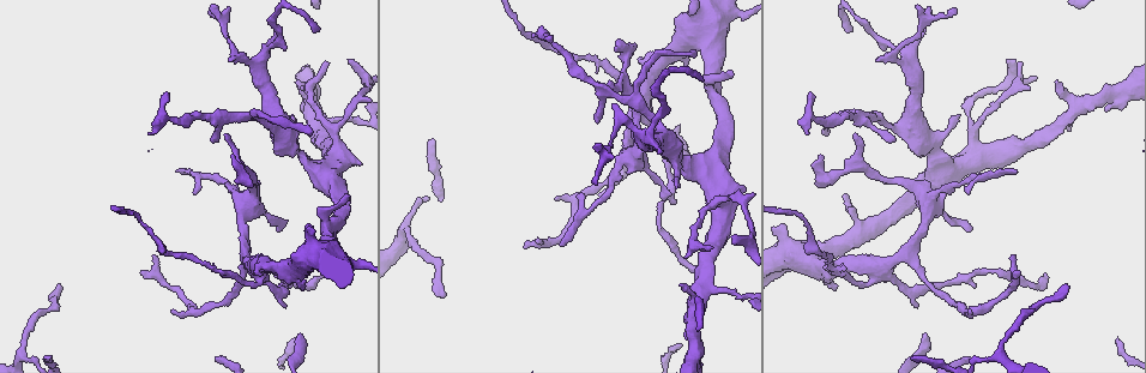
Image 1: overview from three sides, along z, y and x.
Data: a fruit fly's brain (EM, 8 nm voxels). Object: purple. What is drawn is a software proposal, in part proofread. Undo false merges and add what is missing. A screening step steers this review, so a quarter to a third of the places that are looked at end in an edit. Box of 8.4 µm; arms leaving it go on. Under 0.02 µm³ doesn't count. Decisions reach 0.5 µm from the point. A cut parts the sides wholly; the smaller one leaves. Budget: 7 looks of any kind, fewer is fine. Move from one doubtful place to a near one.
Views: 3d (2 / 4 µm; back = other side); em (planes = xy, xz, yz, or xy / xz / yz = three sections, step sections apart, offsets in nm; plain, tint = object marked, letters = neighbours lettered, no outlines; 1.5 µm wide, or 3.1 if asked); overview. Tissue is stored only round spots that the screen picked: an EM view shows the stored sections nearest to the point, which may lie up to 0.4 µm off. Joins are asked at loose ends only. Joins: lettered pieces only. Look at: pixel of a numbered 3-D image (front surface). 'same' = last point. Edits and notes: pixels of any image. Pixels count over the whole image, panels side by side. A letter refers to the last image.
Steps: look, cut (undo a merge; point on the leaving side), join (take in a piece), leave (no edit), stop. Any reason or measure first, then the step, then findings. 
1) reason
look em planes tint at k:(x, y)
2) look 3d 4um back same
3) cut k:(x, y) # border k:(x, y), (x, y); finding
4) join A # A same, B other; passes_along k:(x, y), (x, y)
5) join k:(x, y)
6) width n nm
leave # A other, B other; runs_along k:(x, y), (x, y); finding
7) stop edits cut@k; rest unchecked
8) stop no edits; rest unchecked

thin end
look 3d 2um at 1:(969, 308)

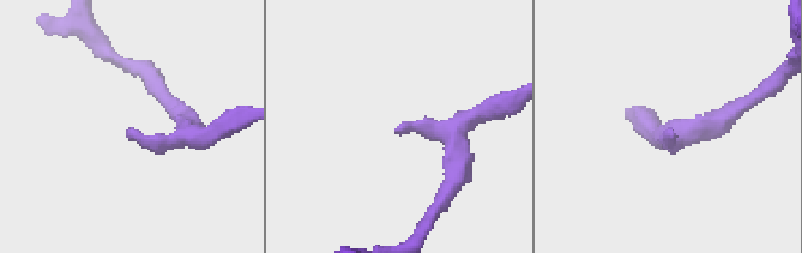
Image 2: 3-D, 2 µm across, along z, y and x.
arm_widths 180, 190 nm
look em 3.1um xz step 16 tint at 2:(129, 135)

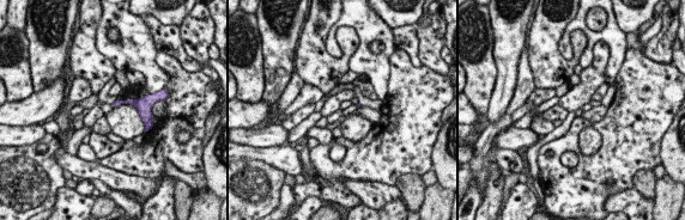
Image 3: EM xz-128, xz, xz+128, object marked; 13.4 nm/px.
look em 3.1um planes letters same

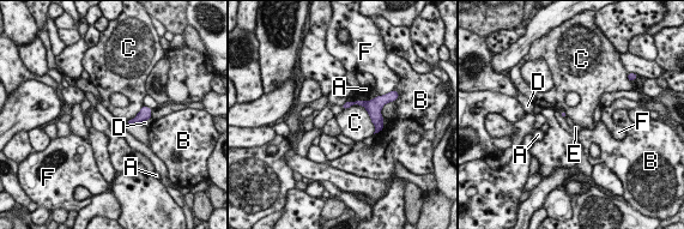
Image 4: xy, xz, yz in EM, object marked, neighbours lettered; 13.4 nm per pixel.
leave # A other, B other, C other, D other, E other, F other; border 4:(351, 101), (365, 109), (374, 133); no lettered piece goes on from it

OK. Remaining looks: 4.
an open end
look em planes tint at 1:(194, 191)

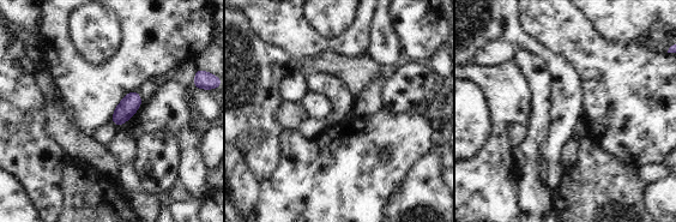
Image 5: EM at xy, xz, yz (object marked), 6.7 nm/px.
look em planes letters same

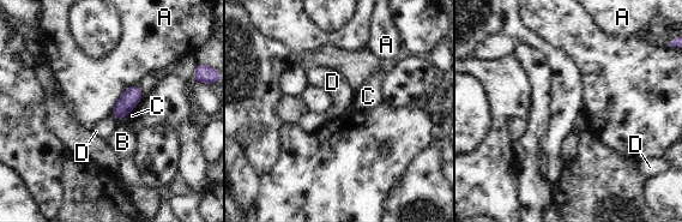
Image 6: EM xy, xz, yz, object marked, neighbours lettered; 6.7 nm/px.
longest_contact A 280 nm
leave # A other, B other, C other, D other; border 6:(110, 115), (118, 121); no lettered piece goes on from it

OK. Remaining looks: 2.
stop no edits; rest unchecked

